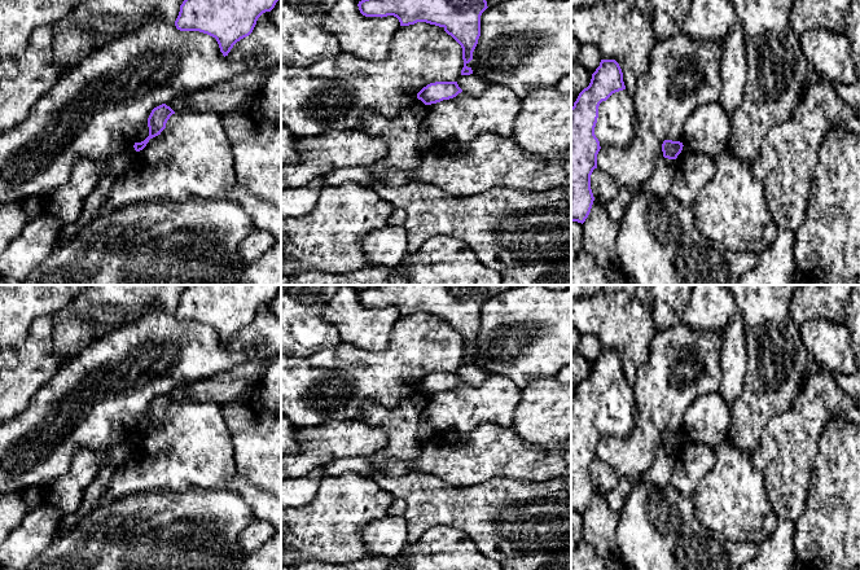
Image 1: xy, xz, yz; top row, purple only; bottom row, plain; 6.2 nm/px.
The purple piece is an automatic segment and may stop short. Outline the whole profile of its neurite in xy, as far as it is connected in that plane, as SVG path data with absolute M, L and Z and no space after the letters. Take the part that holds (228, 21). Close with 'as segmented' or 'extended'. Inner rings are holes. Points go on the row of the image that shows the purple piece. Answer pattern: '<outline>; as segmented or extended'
M184 0L175 26L180 31L199 31L216 39L223 56L249 36L258 18L271 12L278 0Z; as segmented

